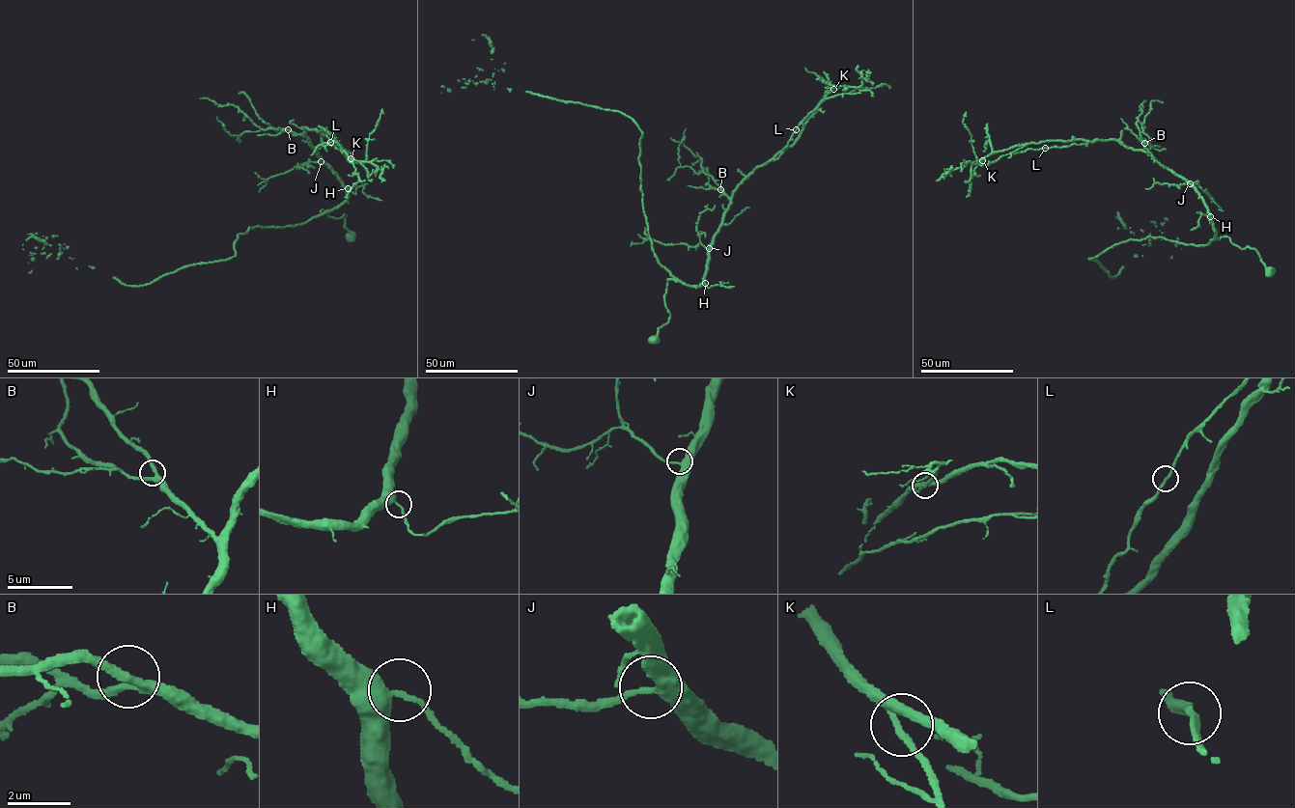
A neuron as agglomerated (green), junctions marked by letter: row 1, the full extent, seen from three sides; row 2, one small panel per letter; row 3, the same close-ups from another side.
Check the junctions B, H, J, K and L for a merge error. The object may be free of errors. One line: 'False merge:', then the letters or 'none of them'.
False merge: none of them

